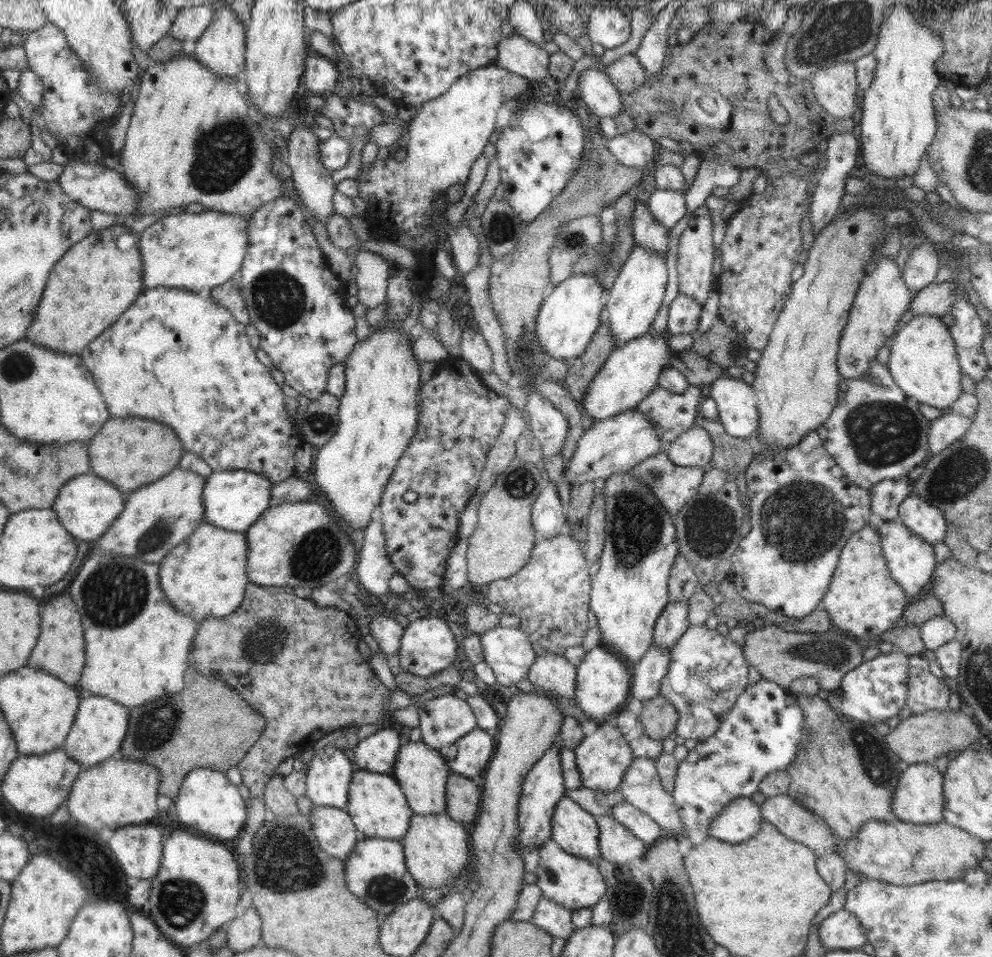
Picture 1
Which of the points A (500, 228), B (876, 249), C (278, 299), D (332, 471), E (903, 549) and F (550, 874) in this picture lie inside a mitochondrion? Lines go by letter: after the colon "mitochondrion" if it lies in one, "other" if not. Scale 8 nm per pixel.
A: mitochondrion
B: other
C: mitochondrion
D: other
E: other
F: mitochondrion

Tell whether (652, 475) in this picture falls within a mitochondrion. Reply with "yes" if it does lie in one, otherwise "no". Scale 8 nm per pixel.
yes

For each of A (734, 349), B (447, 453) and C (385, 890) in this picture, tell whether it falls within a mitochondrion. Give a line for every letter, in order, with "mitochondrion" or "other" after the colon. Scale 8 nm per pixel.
A: mitochondrion
B: other
C: mitochondrion

